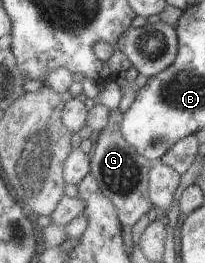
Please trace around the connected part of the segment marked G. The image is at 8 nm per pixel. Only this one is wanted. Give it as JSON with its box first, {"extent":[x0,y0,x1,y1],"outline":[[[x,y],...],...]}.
{"extent":[90,108,155,226],"outline":[[[117,108],[108,110],[106,124],[92,137],[90,174],[99,186],[99,191],[114,205],[119,223],[132,226],[152,207],[148,198],[148,171],[155,165],[155,161],[139,155],[132,145],[123,139],[120,132],[121,120],[121,111]]]}

